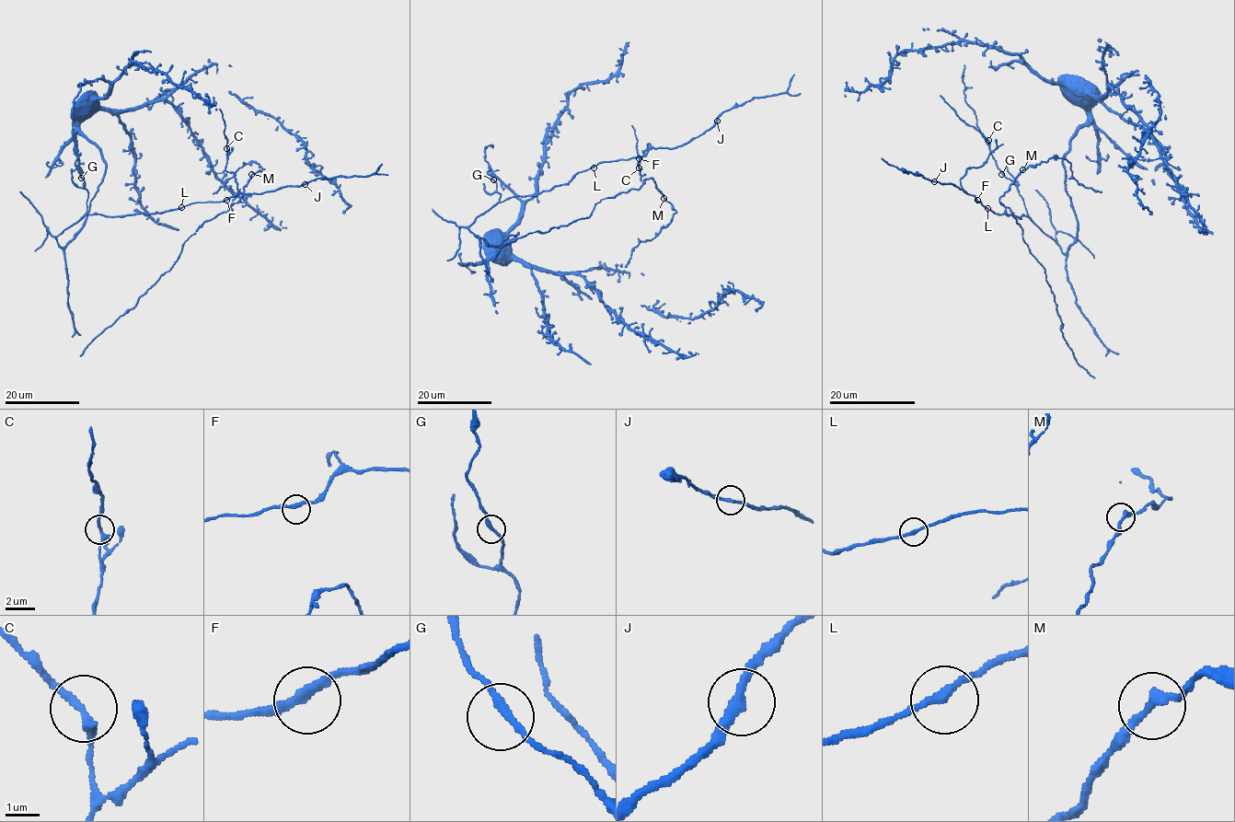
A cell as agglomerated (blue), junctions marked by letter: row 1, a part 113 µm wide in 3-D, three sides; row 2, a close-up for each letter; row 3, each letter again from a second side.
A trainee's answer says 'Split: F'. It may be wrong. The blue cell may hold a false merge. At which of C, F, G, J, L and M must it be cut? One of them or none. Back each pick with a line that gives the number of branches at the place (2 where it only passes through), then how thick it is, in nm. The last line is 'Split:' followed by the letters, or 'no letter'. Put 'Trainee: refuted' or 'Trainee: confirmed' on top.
Trainee: refuted
Split: no letter

